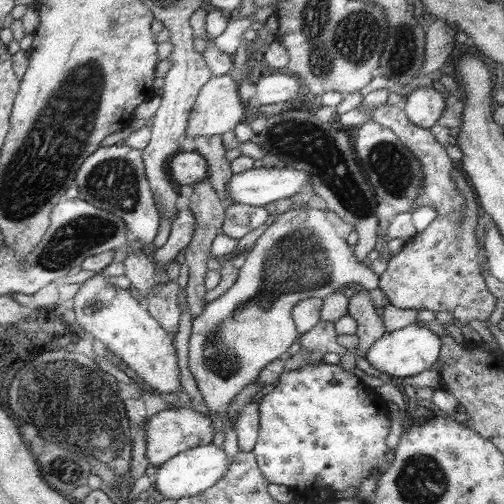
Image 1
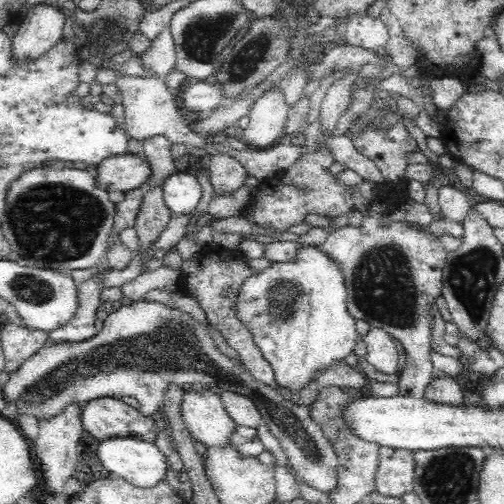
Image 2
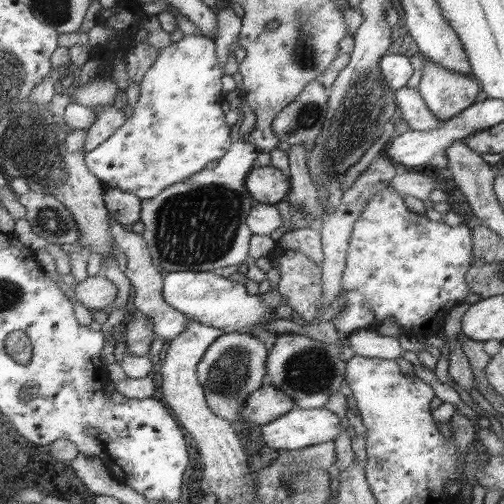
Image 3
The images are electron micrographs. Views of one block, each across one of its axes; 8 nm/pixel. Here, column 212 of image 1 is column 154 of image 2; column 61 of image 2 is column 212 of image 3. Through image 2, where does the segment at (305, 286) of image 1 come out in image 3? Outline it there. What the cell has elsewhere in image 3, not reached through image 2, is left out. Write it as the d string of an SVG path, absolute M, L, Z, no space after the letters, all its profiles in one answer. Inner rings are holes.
M233 332L221 336L221 340L209 348L205 360L199 364L199 380L207 390L209 406L217 416L229 420L241 438L247 438L247 434L251 434L249 428L253 426L249 420L245 420L245 406L249 404L249 398L267 384L269 358L271 350L259 336Z

